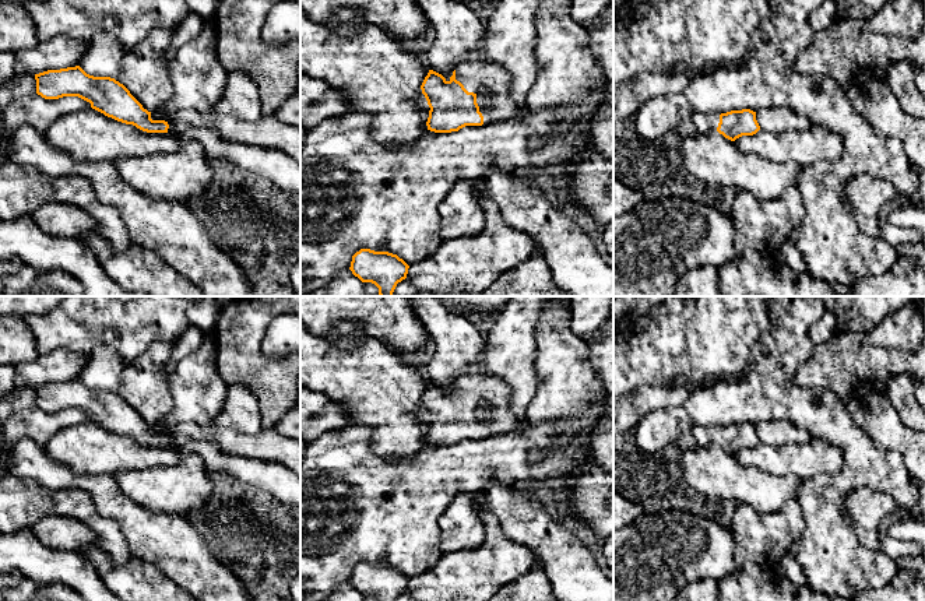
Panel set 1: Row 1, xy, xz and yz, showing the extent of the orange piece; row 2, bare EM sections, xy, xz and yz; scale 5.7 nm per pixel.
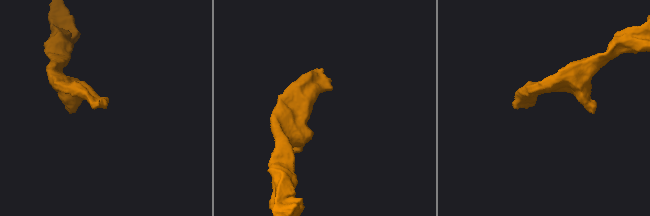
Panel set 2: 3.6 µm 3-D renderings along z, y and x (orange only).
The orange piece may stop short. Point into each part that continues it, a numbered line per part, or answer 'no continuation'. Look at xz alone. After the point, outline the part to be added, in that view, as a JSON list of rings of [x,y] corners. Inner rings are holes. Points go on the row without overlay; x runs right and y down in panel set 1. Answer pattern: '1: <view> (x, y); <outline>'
1: xz (478, 387); [[[478,369],[461,375],[454,383],[456,393],[468,405],[486,408],[488,418],[479,419],[483,437],[509,435],[528,426],[527,418],[520,421],[509,411],[510,387],[503,379]]]

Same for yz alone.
1: yz (704, 436); [[[694,426],[690,430],[690,435],[696,440],[696,446],[700,449],[710,447],[711,444],[717,444],[720,436],[721,426]]]

